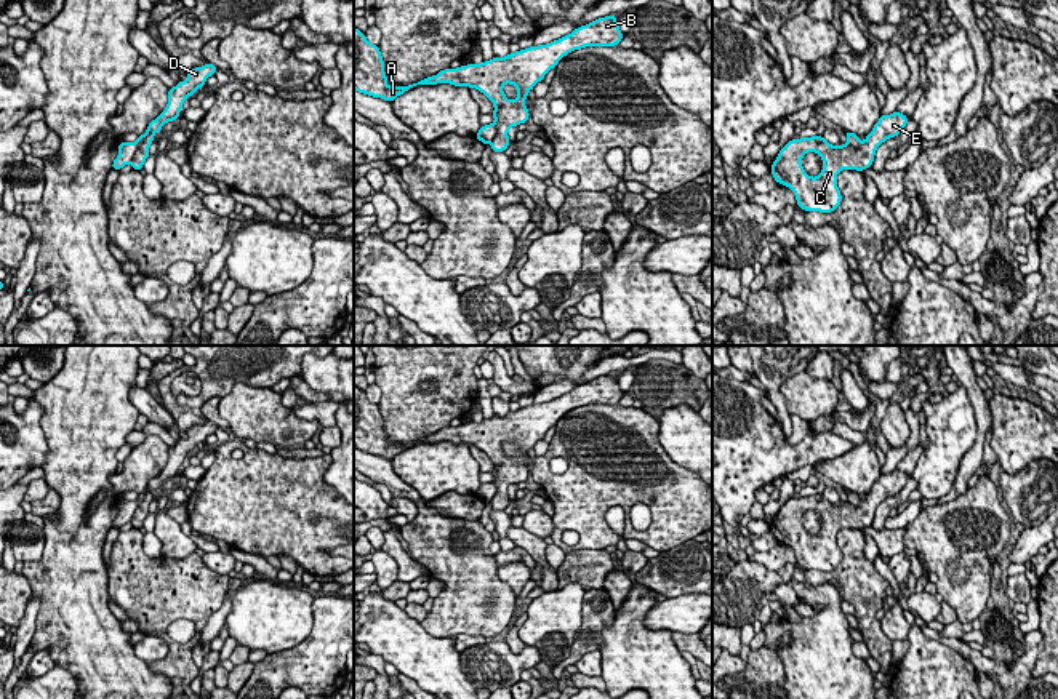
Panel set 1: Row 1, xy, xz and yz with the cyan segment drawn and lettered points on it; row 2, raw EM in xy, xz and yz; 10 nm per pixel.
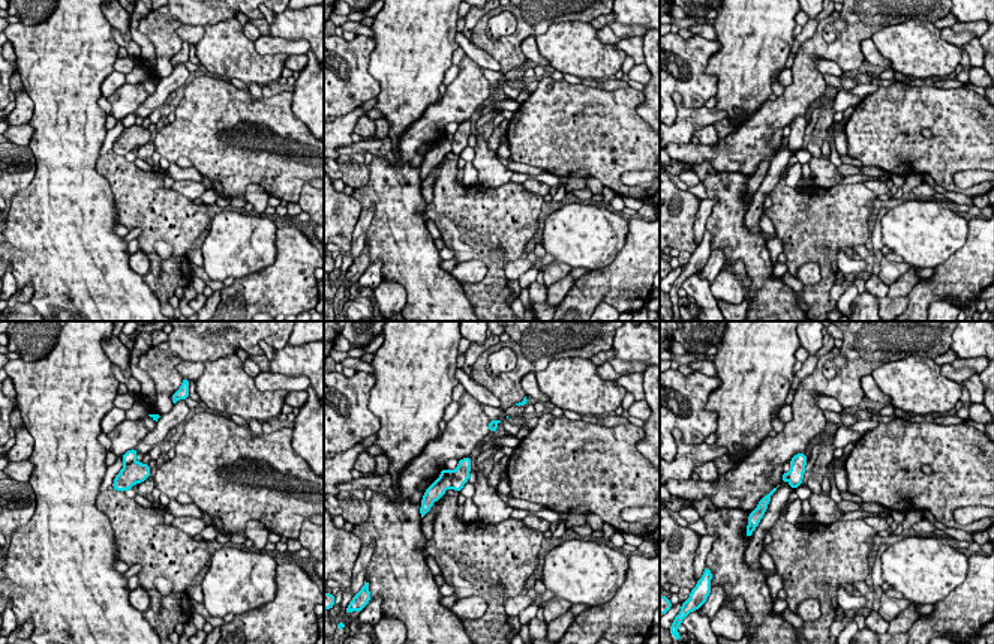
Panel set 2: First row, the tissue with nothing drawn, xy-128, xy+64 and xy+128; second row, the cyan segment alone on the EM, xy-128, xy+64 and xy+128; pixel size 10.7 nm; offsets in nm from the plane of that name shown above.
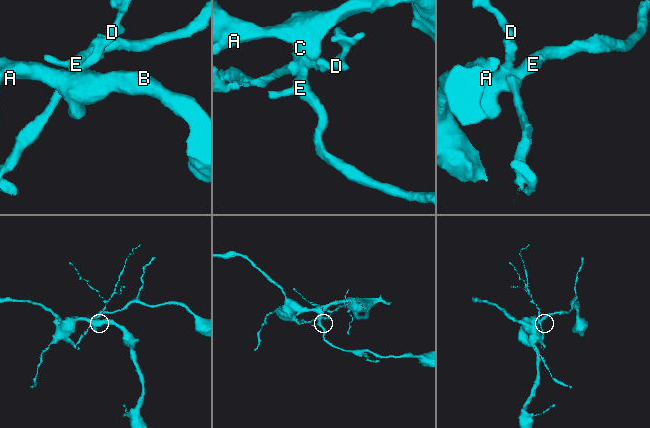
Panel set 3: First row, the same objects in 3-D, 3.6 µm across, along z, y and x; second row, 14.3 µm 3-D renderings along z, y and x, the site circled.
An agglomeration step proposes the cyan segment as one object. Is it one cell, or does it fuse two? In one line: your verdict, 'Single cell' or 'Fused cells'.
Fused cells

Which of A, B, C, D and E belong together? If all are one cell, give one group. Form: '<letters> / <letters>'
A B C E / D

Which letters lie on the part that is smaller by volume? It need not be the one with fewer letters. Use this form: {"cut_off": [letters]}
{"cut_off": ["D"]}

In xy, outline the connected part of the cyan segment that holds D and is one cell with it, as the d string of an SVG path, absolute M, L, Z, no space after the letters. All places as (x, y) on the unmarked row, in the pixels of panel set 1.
M206 421L202 425L194 425L187 430L186 440L178 440L174 446L168 446L168 462L165 469L149 481L147 489L139 493L136 501L118 501L118 513L112 521L112 528L122 528L128 523L138 507L138 504L144 499L147 493L155 493L162 488L166 480L179 478L179 470L182 469L184 459L195 453L198 446L202 446L208 435L216 432L216 424Z

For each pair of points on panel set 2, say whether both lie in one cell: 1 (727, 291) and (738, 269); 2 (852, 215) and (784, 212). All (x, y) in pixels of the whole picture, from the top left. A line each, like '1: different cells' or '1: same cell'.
1: same cell
2: same cell

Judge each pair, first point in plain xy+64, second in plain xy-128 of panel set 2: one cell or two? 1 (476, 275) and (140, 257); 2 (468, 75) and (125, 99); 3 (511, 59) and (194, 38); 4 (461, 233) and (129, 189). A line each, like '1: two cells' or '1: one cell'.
1: one cell
2: one cell
3: two cells
4: one cell

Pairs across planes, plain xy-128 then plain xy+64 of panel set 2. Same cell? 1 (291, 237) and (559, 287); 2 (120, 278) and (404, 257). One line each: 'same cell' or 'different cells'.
1: different cells
2: same cell

